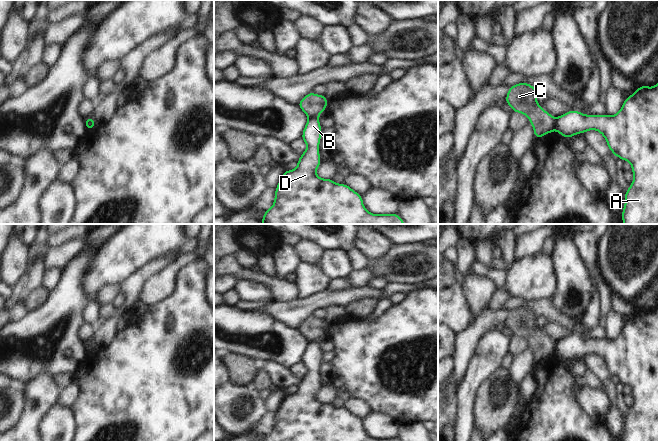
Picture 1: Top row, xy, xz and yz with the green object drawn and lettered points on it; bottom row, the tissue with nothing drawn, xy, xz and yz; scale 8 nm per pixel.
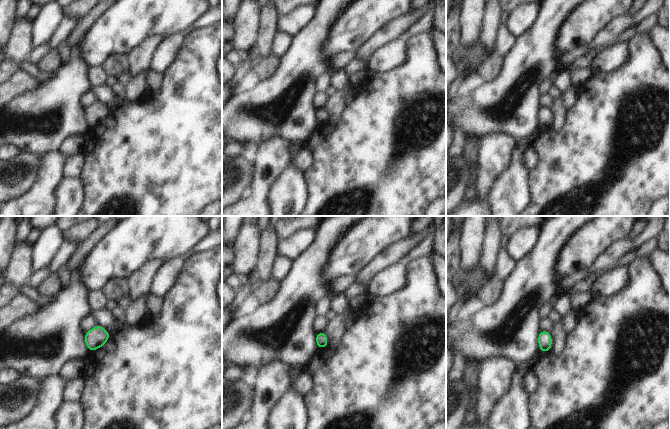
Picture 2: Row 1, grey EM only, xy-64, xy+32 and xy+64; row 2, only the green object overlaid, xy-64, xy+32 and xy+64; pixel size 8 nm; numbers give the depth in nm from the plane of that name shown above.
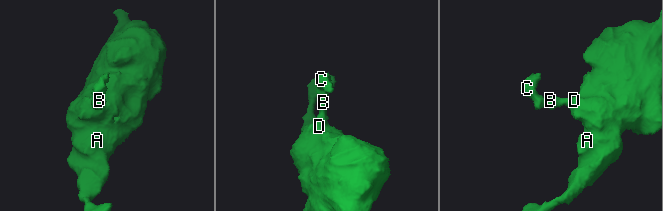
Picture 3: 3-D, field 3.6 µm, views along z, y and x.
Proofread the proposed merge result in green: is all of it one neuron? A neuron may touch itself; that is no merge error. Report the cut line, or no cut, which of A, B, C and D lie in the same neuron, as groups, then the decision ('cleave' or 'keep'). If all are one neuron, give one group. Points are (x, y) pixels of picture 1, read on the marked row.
cut in xz along (317, 115), (309, 117); A B D / C; cleave

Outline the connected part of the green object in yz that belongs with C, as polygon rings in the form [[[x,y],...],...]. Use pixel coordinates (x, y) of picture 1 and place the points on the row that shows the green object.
[[[525,82],[509,88],[506,103],[513,111],[523,113],[531,121],[536,139],[554,131],[555,119],[549,112],[543,110],[536,100],[538,91]]]

